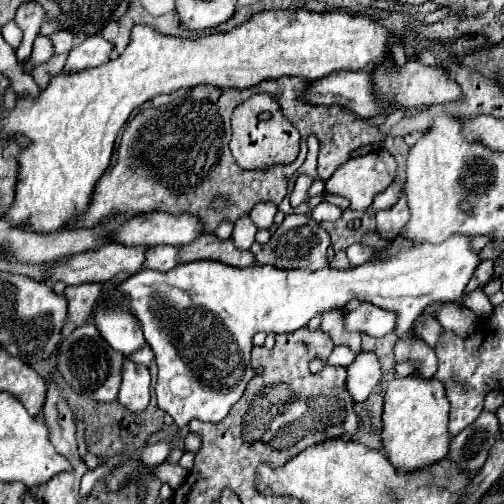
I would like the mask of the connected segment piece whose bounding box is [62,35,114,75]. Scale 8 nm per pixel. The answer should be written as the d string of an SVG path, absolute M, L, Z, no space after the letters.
M92 35L86 37L82 41L82 45L78 45L76 49L72 49L68 53L66 65L62 69L62 73L76 73L76 71L84 71L90 67L98 67L106 61L110 61L114 45L110 41L106 41L102 35Z

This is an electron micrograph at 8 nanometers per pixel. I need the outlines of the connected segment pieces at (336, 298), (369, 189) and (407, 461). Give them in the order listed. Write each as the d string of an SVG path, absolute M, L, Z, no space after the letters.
M454 235L438 245L422 243L408 249L402 249L398 255L388 259L368 261L360 267L352 269L298 269L298 271L282 271L272 265L264 267L230 267L218 261L192 261L178 265L172 271L152 271L140 269L130 279L120 283L118 293L130 295L132 311L140 319L144 327L146 343L156 353L158 363L158 383L156 383L156 399L158 407L164 409L168 415L174 417L178 427L188 425L192 419L218 423L226 417L230 407L242 397L248 381L254 377L254 369L250 365L250 351L252 351L252 337L260 331L266 333L292 333L300 327L306 327L308 321L316 315L326 313L326 309L344 309L348 301L360 299L382 309L394 311L398 315L394 333L404 337L410 329L414 319L432 303L442 301L466 301L478 317L488 317L492 313L492 303L484 295L484 291L466 293L466 285L478 267L480 257L476 251L470 249L470 239L462 235Z
M386 149L372 151L364 157L352 157L342 167L336 169L336 173L326 181L326 191L332 195L346 197L354 211L366 211L372 205L372 199L376 193L384 191L396 177L396 161Z
M422 377L392 379L384 395L382 411L382 447L390 463L398 471L416 471L444 459L450 445L448 413L450 403L440 381Z

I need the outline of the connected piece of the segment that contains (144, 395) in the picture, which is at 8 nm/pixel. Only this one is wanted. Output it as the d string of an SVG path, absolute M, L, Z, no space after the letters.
M134 361L124 363L122 385L118 401L130 411L144 411L150 403L150 371L144 365L136 365Z

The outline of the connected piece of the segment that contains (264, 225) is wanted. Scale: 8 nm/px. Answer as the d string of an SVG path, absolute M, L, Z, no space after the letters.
M258 203L252 209L252 221L256 223L258 229L270 229L274 225L274 215L276 215L276 205L274 203Z

